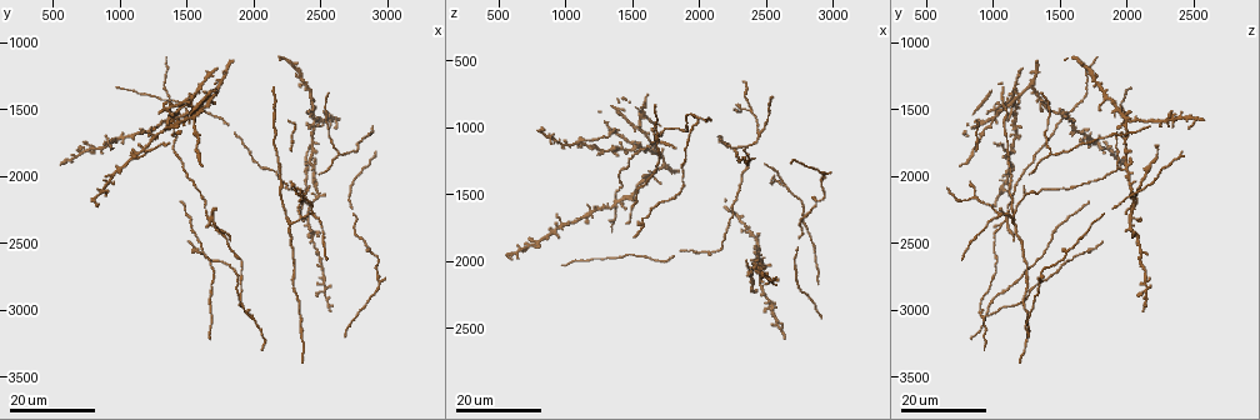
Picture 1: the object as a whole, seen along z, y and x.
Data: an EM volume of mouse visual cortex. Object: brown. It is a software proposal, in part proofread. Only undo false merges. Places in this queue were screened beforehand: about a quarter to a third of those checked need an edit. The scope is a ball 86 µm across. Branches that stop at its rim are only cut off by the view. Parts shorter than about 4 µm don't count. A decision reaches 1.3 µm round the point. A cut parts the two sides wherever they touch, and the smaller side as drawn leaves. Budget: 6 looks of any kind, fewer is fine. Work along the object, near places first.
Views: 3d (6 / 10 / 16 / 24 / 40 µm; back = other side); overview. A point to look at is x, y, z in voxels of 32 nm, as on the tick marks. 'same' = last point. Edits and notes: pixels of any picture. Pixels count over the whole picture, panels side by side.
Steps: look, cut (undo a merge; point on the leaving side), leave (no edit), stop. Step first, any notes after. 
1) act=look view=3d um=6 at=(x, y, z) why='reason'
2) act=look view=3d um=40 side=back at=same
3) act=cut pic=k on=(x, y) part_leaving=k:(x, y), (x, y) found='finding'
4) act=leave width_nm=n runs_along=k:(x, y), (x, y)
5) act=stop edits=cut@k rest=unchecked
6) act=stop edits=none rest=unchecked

act=look view=3d um=16 at=(1740, 1320, 1280)

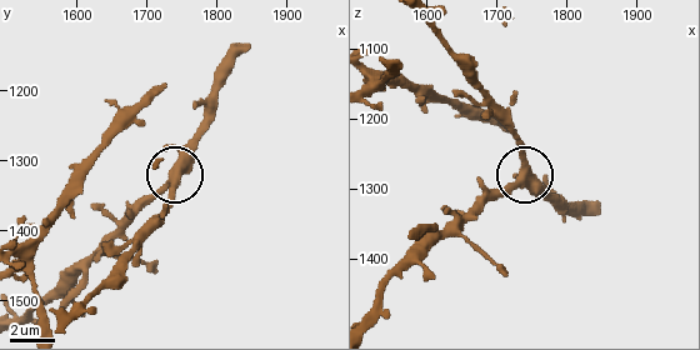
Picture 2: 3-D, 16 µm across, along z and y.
act=look view=3d um=10 at=(1745, 1320, 1275)

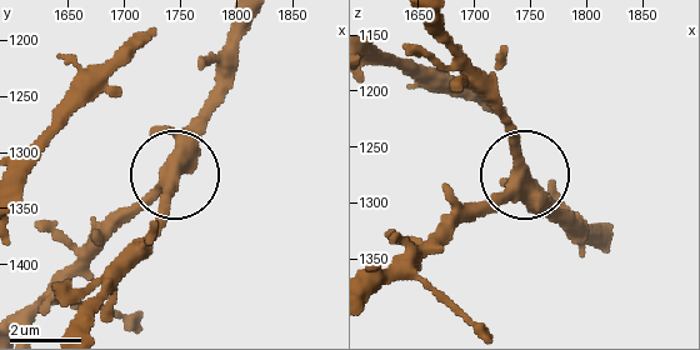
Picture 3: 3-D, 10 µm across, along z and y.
act=leave width_nm=410 found='continuous, no second neuron'

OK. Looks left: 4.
act=look view=3d um=16 at=(1120, 1880, 1100) why='looks like a crossing'

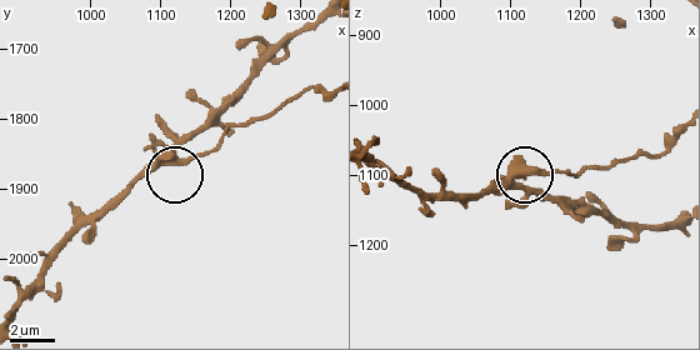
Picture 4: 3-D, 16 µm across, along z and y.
act=look view=3d um=6 at=(1095, 1860, 1105)

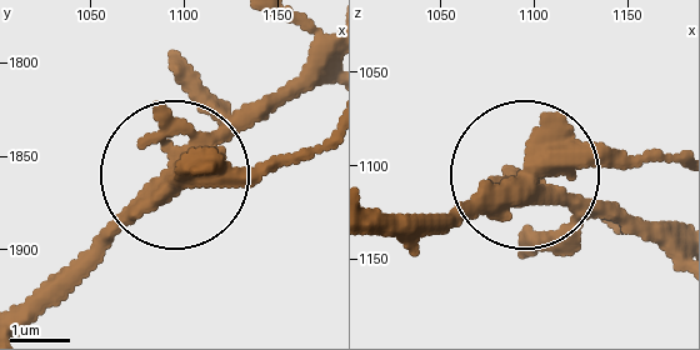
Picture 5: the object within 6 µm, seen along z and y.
act=cut pic=5 on=(274, 164) part_leaving=5:(185, 175), (255, 175), (329, 130) found='a second neuron is stuck on'

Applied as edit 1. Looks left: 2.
act=stop edits=cut@5 rest=unchecked

